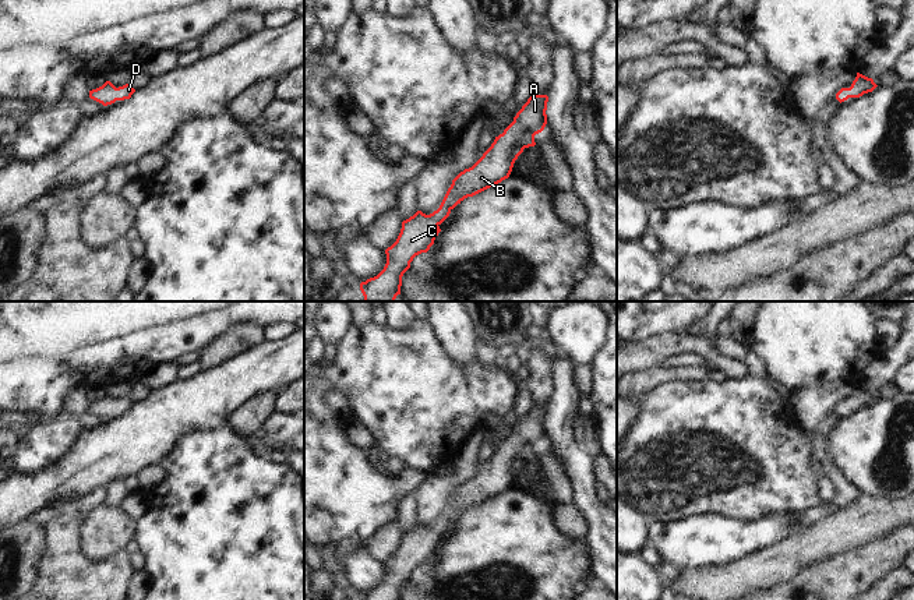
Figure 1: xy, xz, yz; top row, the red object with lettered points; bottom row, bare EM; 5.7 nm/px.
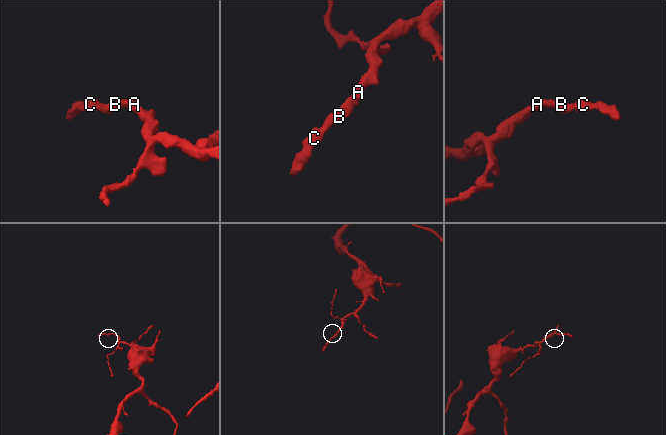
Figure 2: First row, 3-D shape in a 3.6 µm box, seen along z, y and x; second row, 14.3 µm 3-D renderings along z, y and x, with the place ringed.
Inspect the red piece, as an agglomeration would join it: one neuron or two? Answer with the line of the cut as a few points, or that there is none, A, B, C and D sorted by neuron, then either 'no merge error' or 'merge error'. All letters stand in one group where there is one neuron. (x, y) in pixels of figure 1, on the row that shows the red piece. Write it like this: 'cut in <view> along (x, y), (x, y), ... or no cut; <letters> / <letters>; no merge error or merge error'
no cut; A B C D; no merge error

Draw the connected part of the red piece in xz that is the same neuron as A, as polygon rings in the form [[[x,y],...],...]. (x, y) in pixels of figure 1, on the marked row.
[[[532,95],[483,156],[452,180],[437,211],[430,215],[417,211],[402,222],[396,241],[385,250],[384,269],[377,276],[360,283],[364,301],[395,301],[400,294],[403,273],[410,268],[416,255],[430,250],[441,232],[440,225],[451,211],[465,198],[509,177],[518,156],[525,148],[534,147],[534,135],[544,130],[547,102],[547,95]]]

